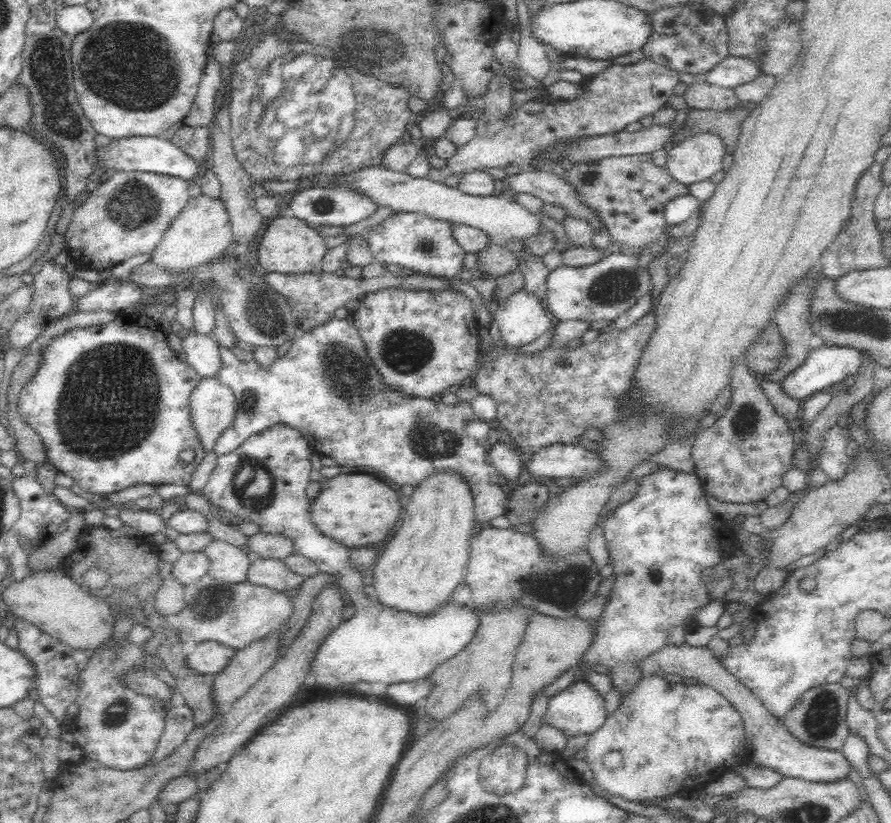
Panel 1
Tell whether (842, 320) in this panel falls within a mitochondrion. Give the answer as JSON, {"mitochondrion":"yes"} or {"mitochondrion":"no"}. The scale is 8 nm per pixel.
{"mitochondrion":"yes"}

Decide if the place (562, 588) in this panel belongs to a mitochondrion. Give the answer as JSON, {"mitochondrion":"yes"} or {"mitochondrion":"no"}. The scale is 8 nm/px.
{"mitochondrion":"yes"}

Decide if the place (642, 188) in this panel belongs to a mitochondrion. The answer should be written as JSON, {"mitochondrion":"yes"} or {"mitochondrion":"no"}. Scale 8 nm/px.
{"mitochondrion":"no"}

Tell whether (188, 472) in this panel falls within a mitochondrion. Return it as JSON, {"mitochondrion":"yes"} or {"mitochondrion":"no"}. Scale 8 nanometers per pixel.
{"mitochondrion":"no"}

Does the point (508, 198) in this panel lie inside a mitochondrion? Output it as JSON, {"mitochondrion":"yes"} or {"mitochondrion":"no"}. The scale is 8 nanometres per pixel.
{"mitochondrion":"no"}

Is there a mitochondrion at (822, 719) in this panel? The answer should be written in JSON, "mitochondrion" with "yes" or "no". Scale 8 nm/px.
{"mitochondrion":"yes"}

